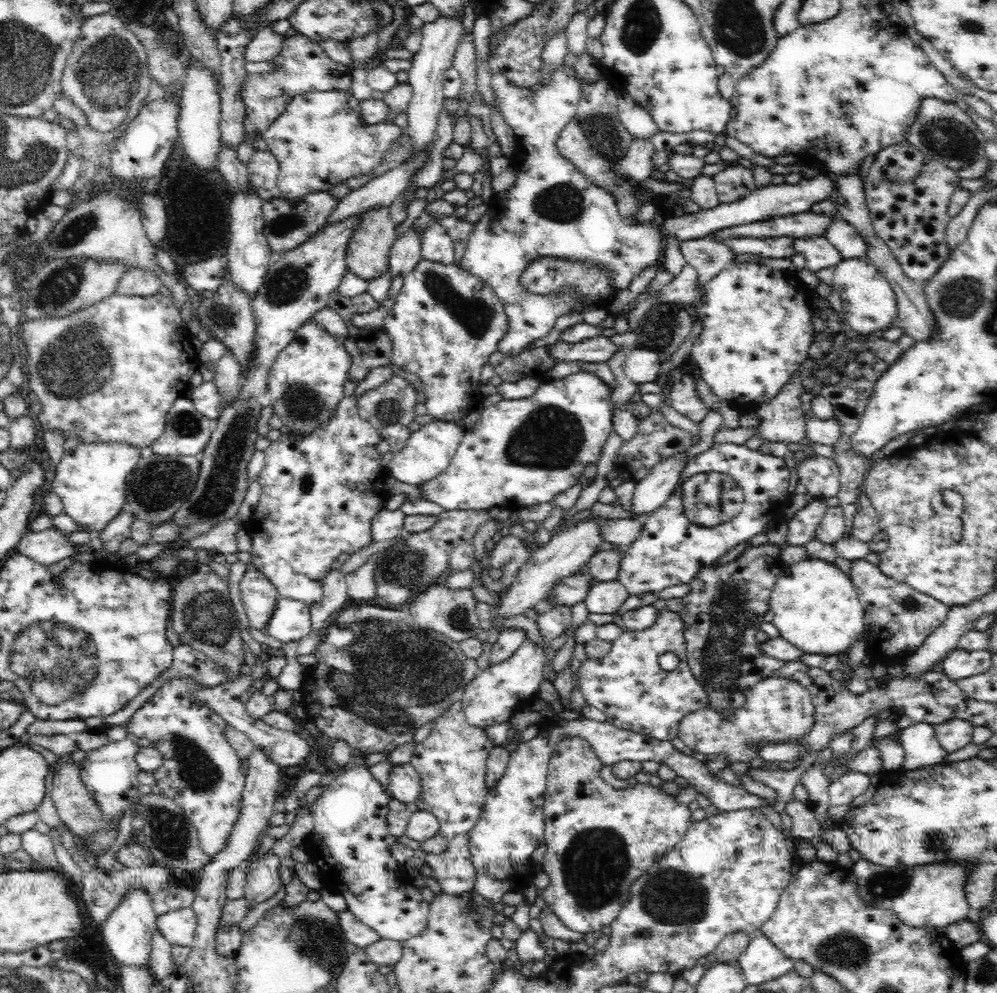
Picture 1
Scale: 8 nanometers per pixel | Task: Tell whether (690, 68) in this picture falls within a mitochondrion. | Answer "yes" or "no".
no

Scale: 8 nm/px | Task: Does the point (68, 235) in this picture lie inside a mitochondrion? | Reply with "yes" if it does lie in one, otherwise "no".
yes

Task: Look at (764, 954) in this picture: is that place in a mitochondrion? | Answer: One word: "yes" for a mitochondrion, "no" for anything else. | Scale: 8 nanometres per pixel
no

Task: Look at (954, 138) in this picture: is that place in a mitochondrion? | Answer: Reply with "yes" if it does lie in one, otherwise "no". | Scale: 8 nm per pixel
yes

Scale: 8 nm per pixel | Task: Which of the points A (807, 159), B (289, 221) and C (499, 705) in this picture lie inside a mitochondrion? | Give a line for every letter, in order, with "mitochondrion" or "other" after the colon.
A: other
B: mitochondrion
C: other

